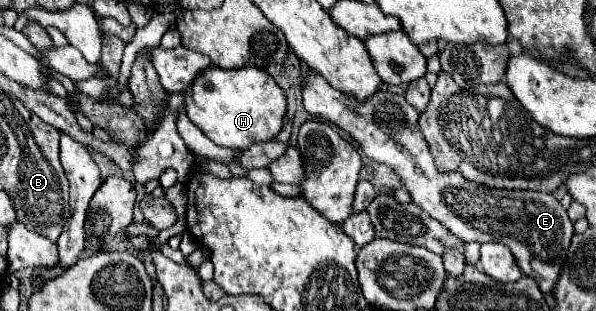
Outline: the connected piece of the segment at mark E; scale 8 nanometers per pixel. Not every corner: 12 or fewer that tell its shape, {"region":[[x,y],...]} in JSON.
{"region":[[303,77],[307,113],[393,167],[461,241],[507,245],[553,295],[573,223],[553,195],[439,173],[403,95]]}

